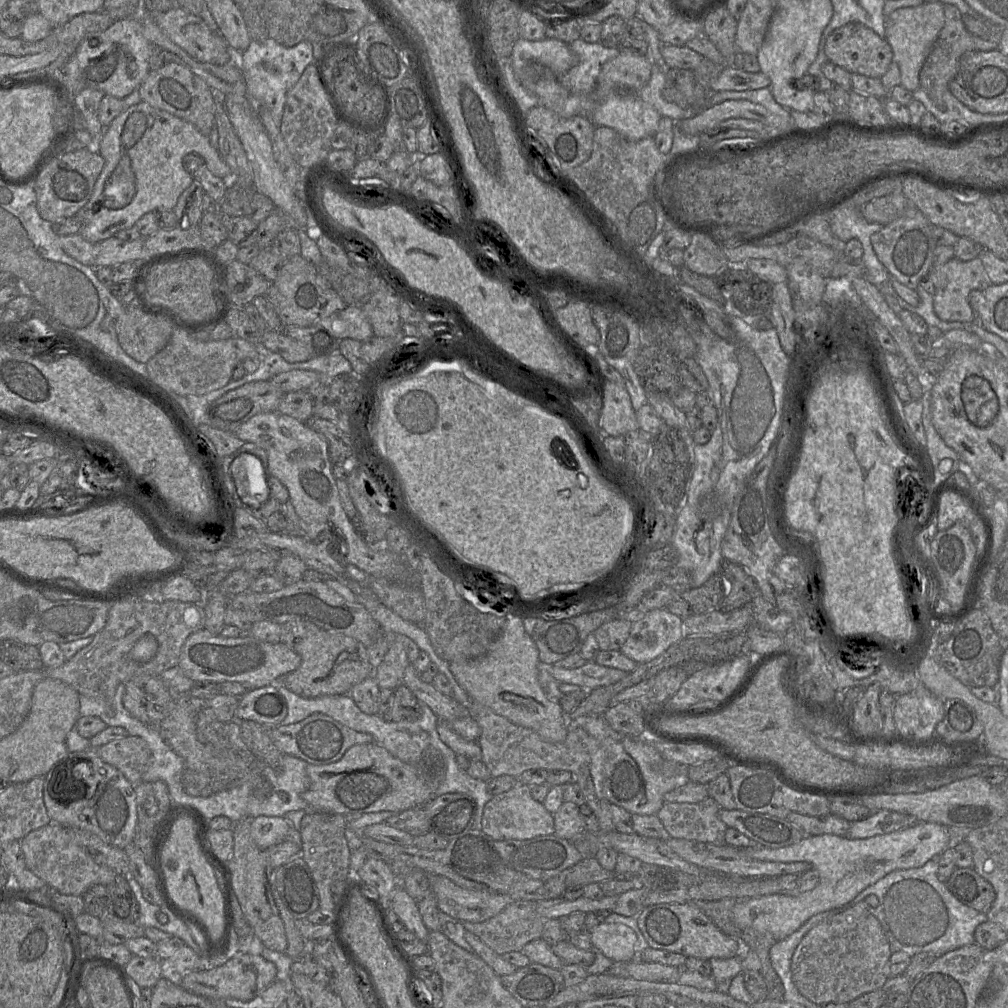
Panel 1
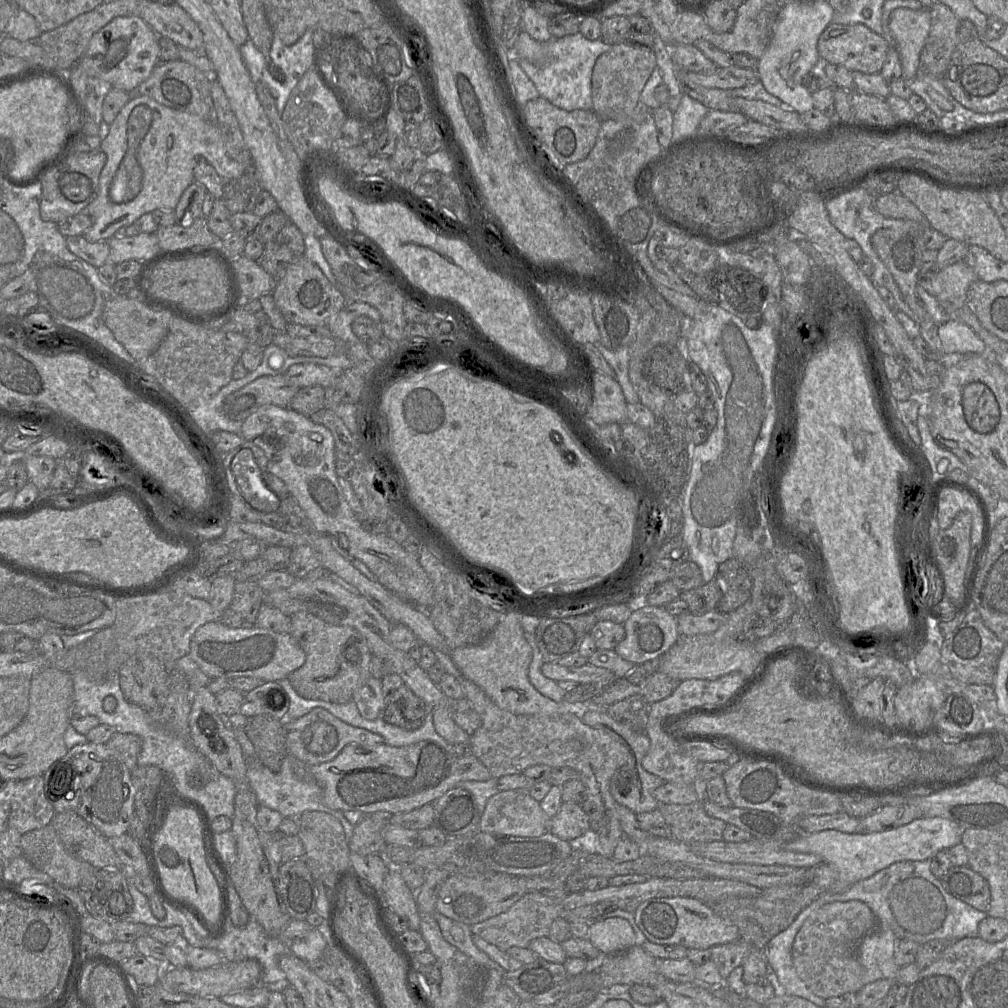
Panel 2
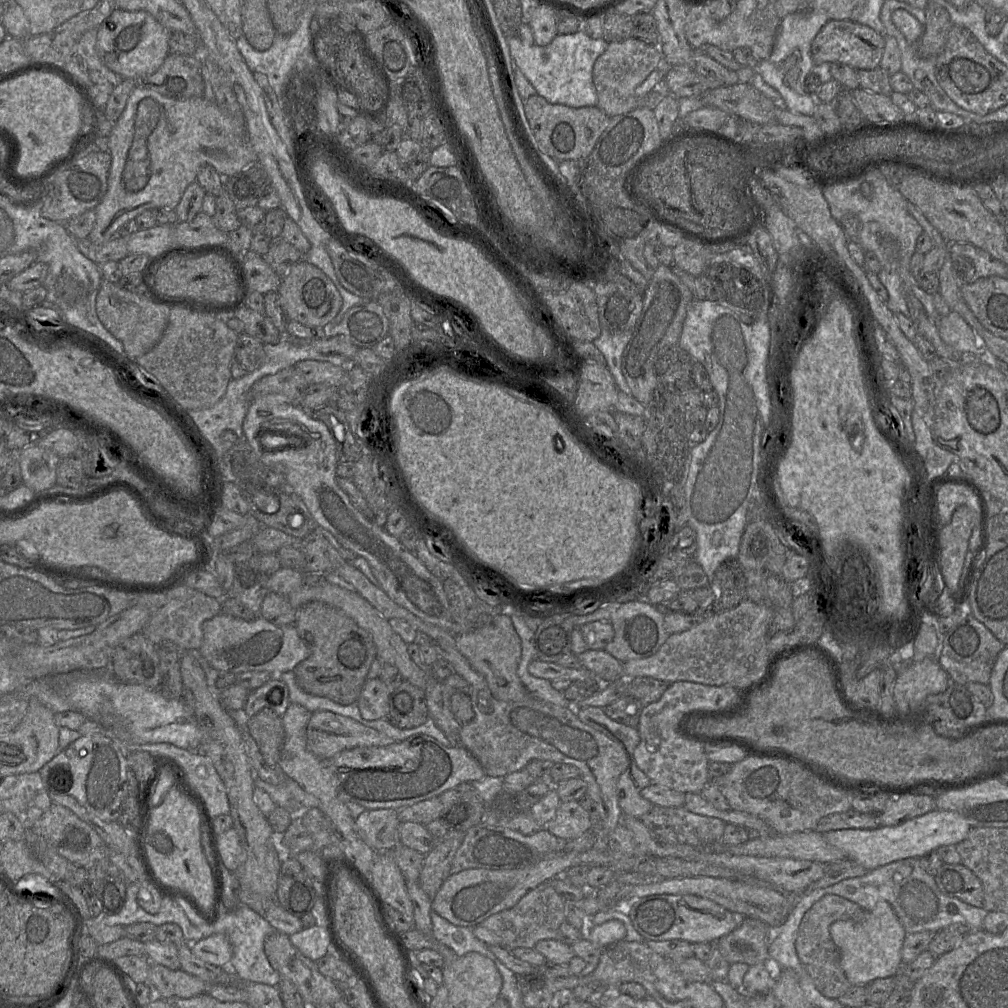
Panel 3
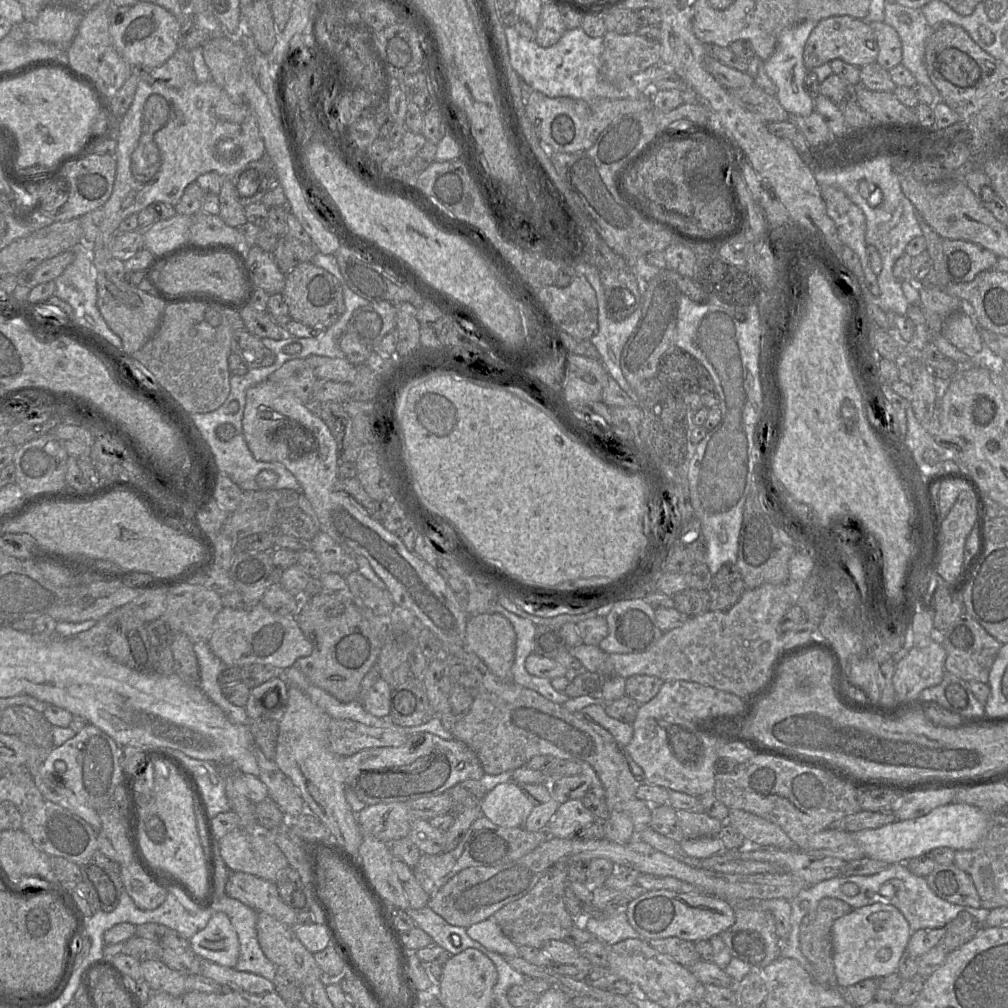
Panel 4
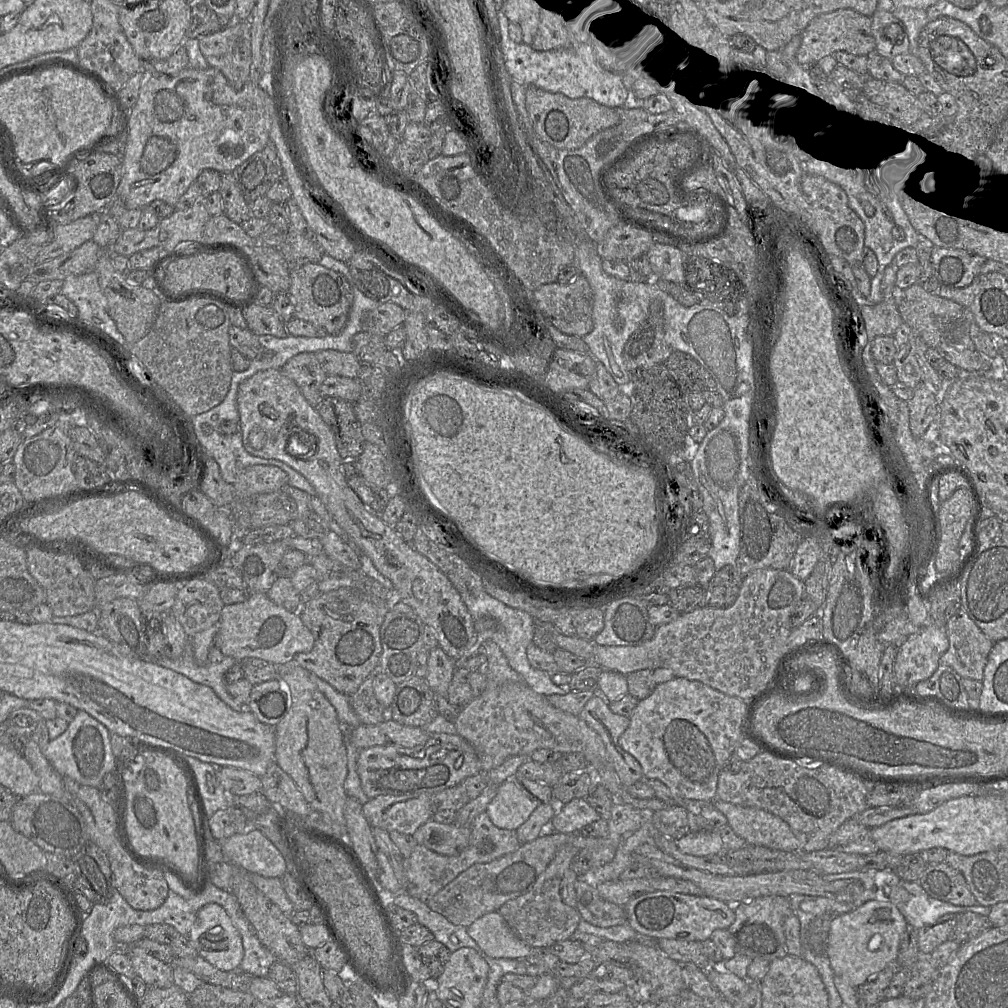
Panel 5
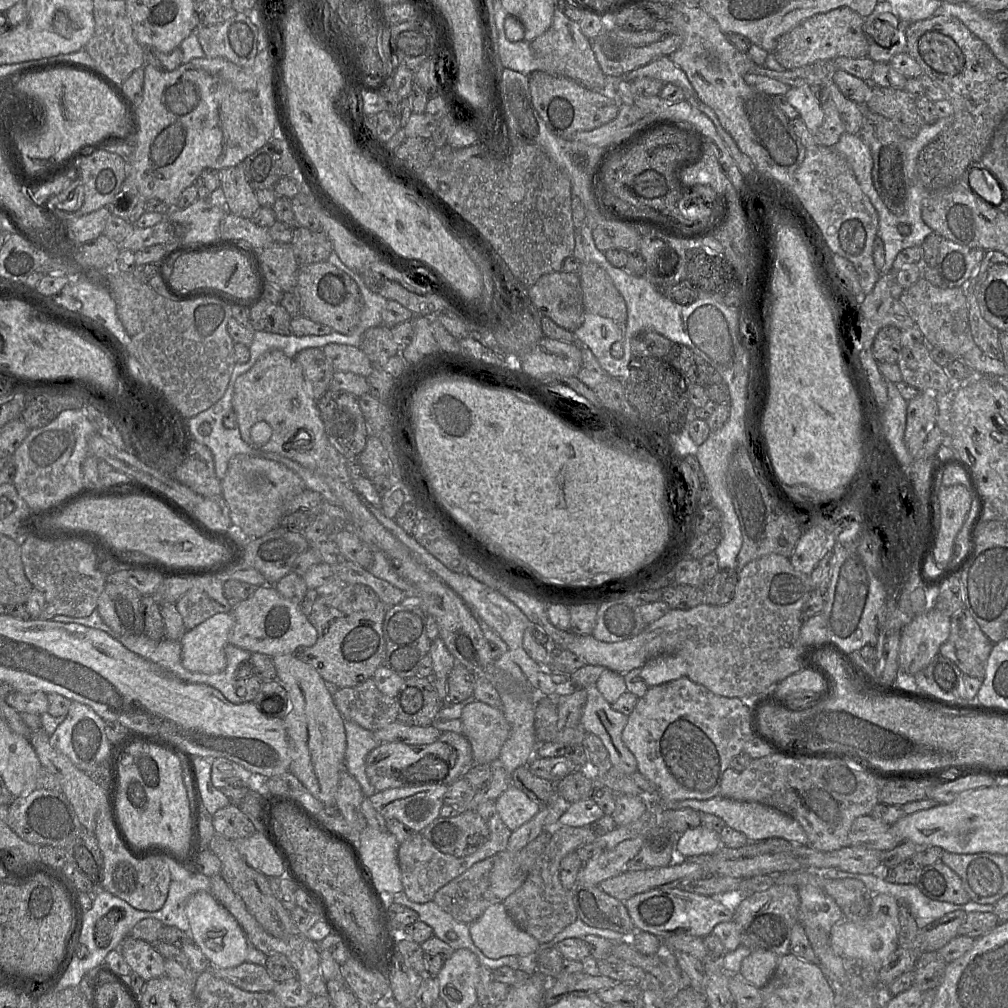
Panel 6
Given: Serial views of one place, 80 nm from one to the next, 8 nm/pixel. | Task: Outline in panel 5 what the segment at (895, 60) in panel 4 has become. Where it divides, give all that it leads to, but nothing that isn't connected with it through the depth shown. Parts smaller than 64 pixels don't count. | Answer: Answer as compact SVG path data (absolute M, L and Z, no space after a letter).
M876 10L871 16L871 30L876 53L891 60L909 53L909 41L901 22L891 11Z

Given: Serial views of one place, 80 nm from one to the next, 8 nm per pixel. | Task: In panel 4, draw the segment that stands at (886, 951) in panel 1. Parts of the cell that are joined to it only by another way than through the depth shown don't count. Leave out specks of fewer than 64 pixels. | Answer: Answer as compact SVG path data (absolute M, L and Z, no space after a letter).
M823 898L813 912L809 912L802 920L800 926L799 943L802 954L812 964L815 972L815 983L826 987L838 987L833 962L833 945L831 940L831 927L834 921L853 909L850 905L837 898Z

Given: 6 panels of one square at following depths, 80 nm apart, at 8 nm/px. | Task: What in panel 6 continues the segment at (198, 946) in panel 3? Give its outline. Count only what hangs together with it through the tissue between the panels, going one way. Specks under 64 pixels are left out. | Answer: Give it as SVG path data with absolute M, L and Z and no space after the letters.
M198 891L186 904L191 939L210 961L211 966L233 968L241 965L247 958L246 933L237 920L222 906L210 892Z

